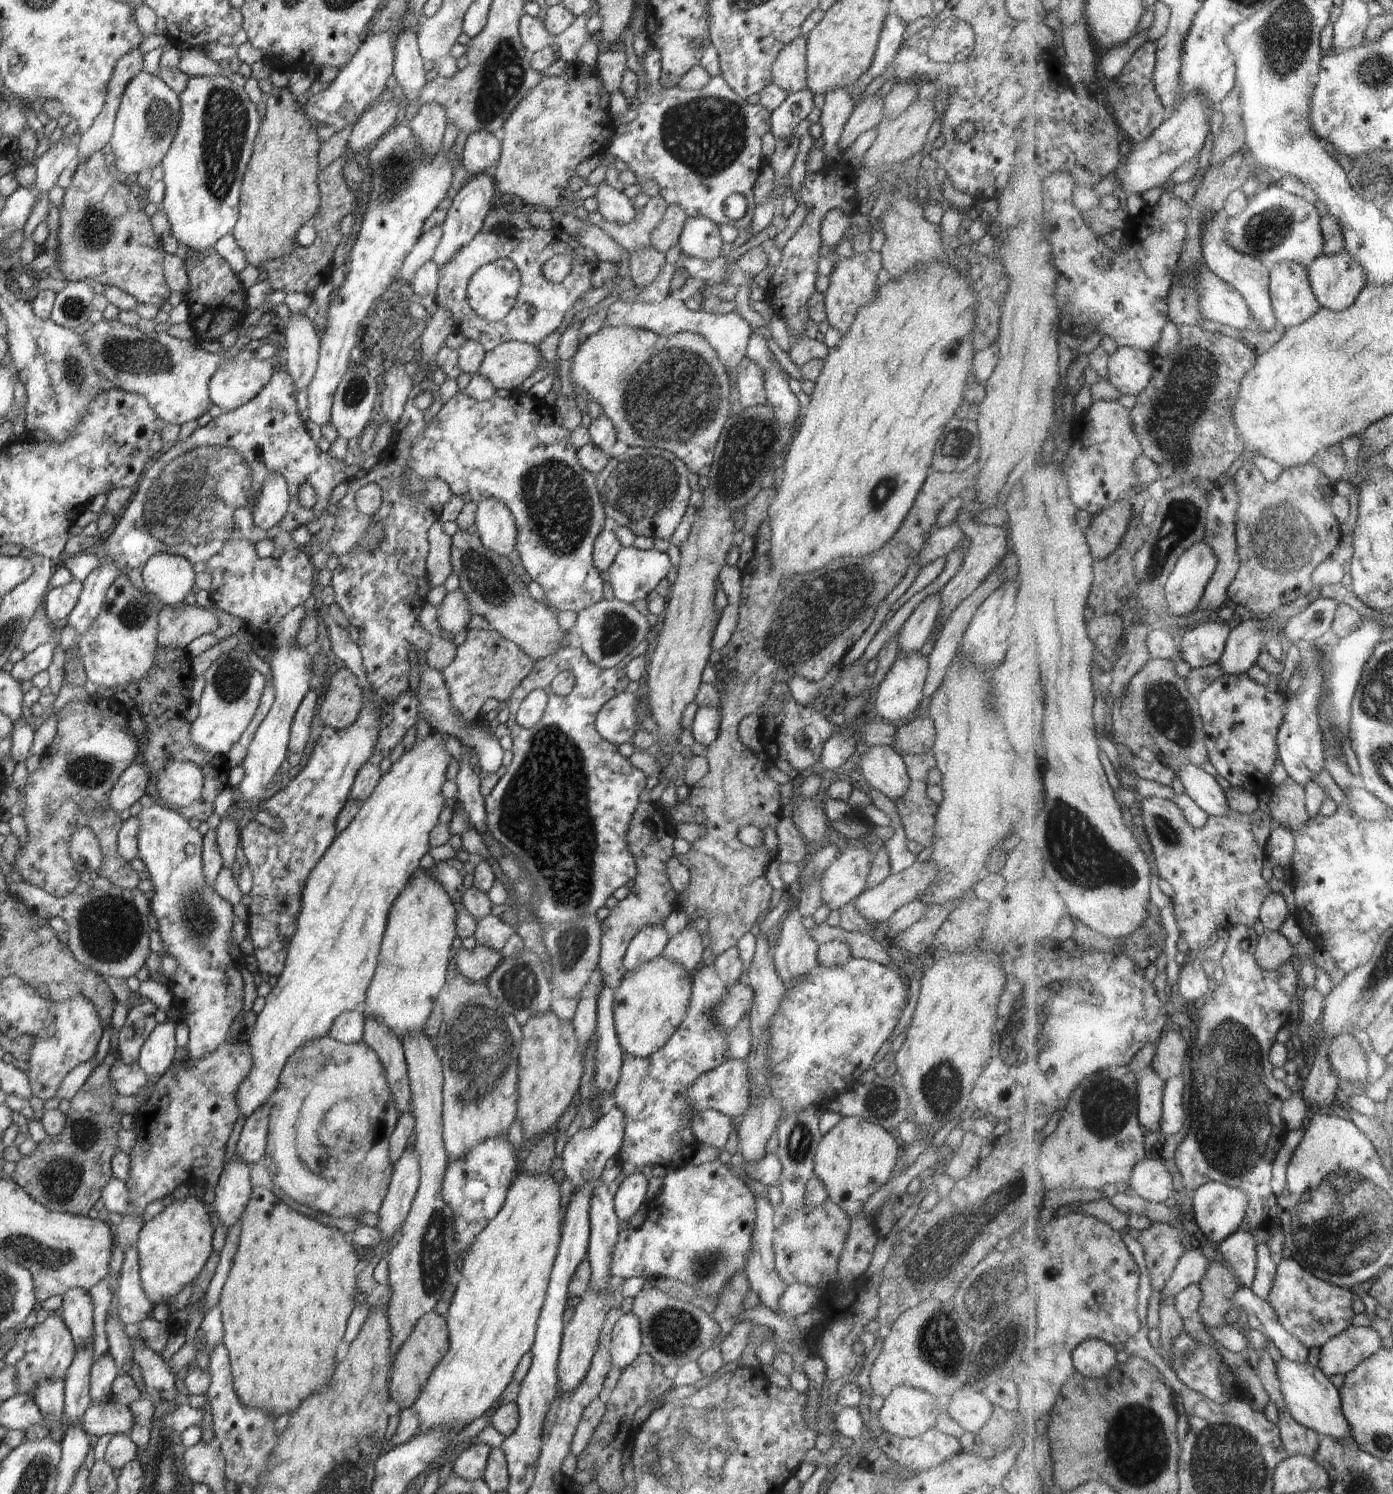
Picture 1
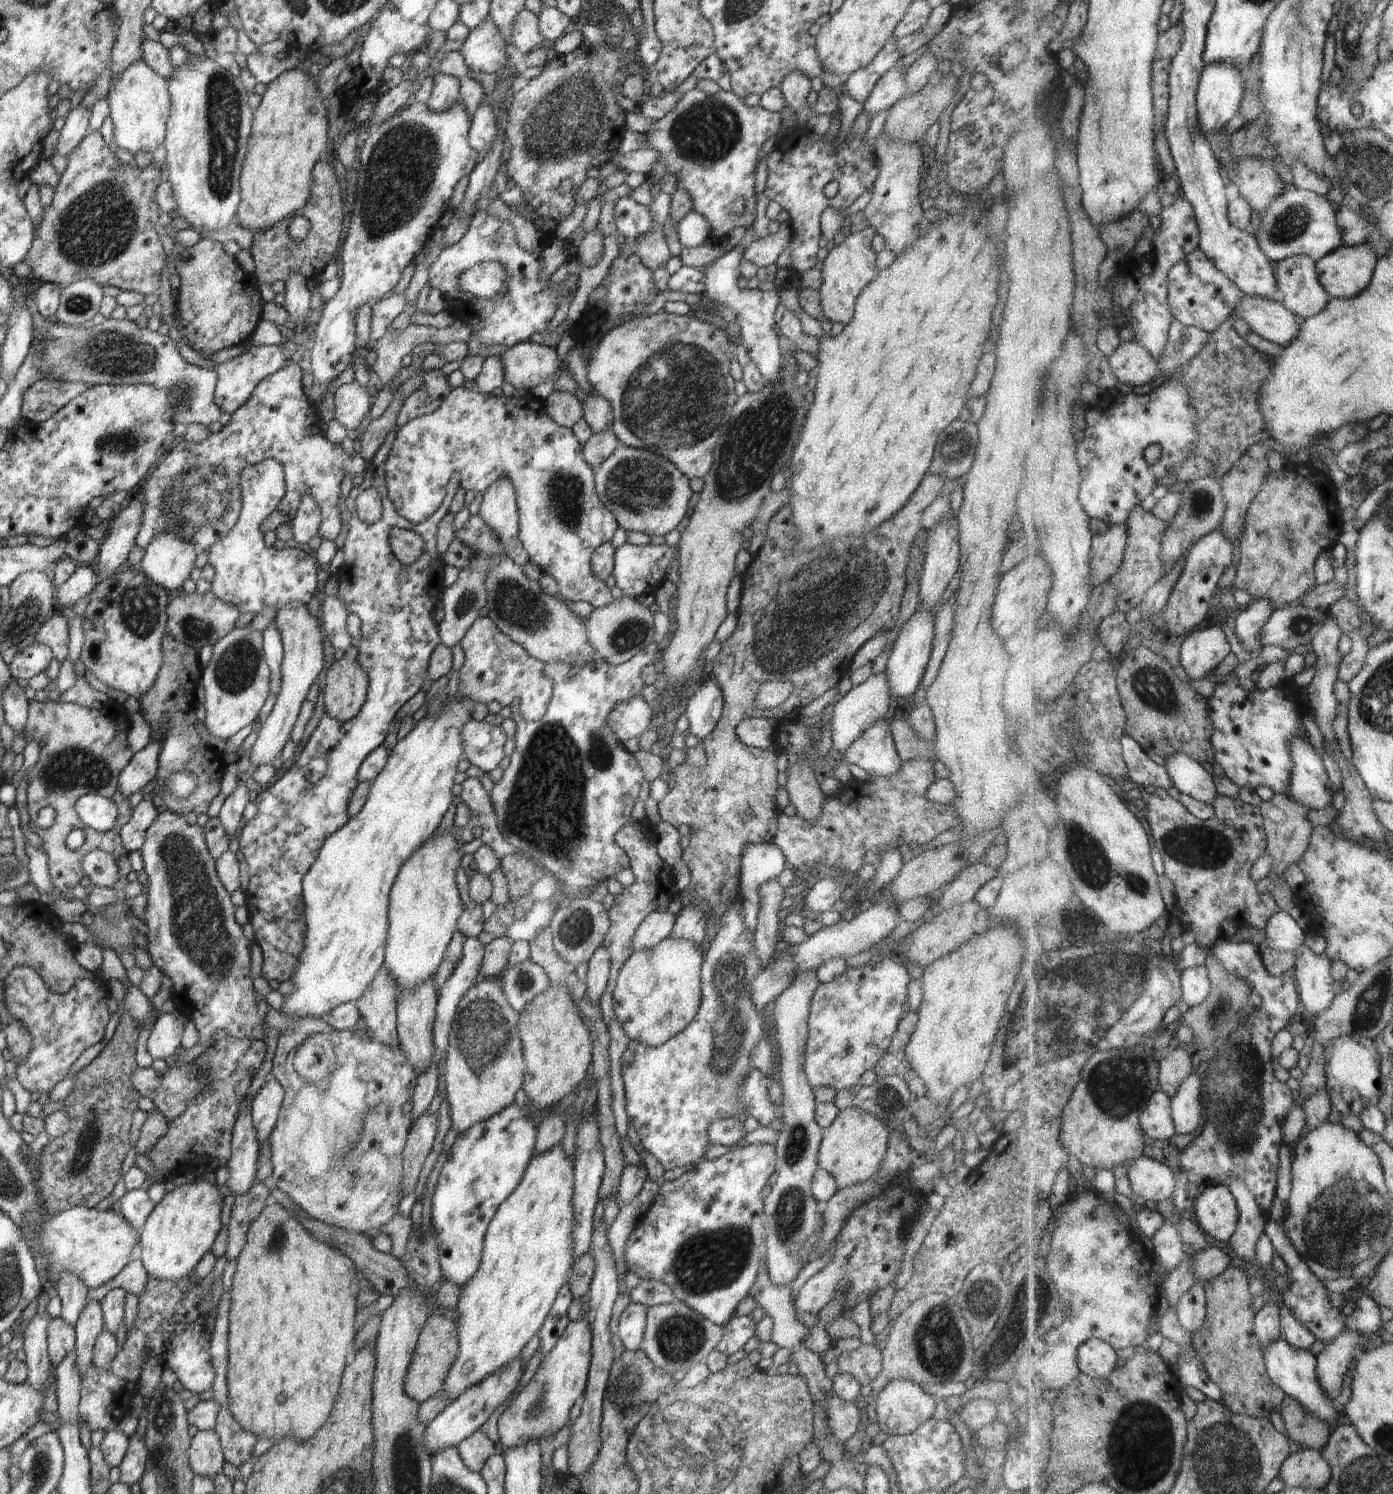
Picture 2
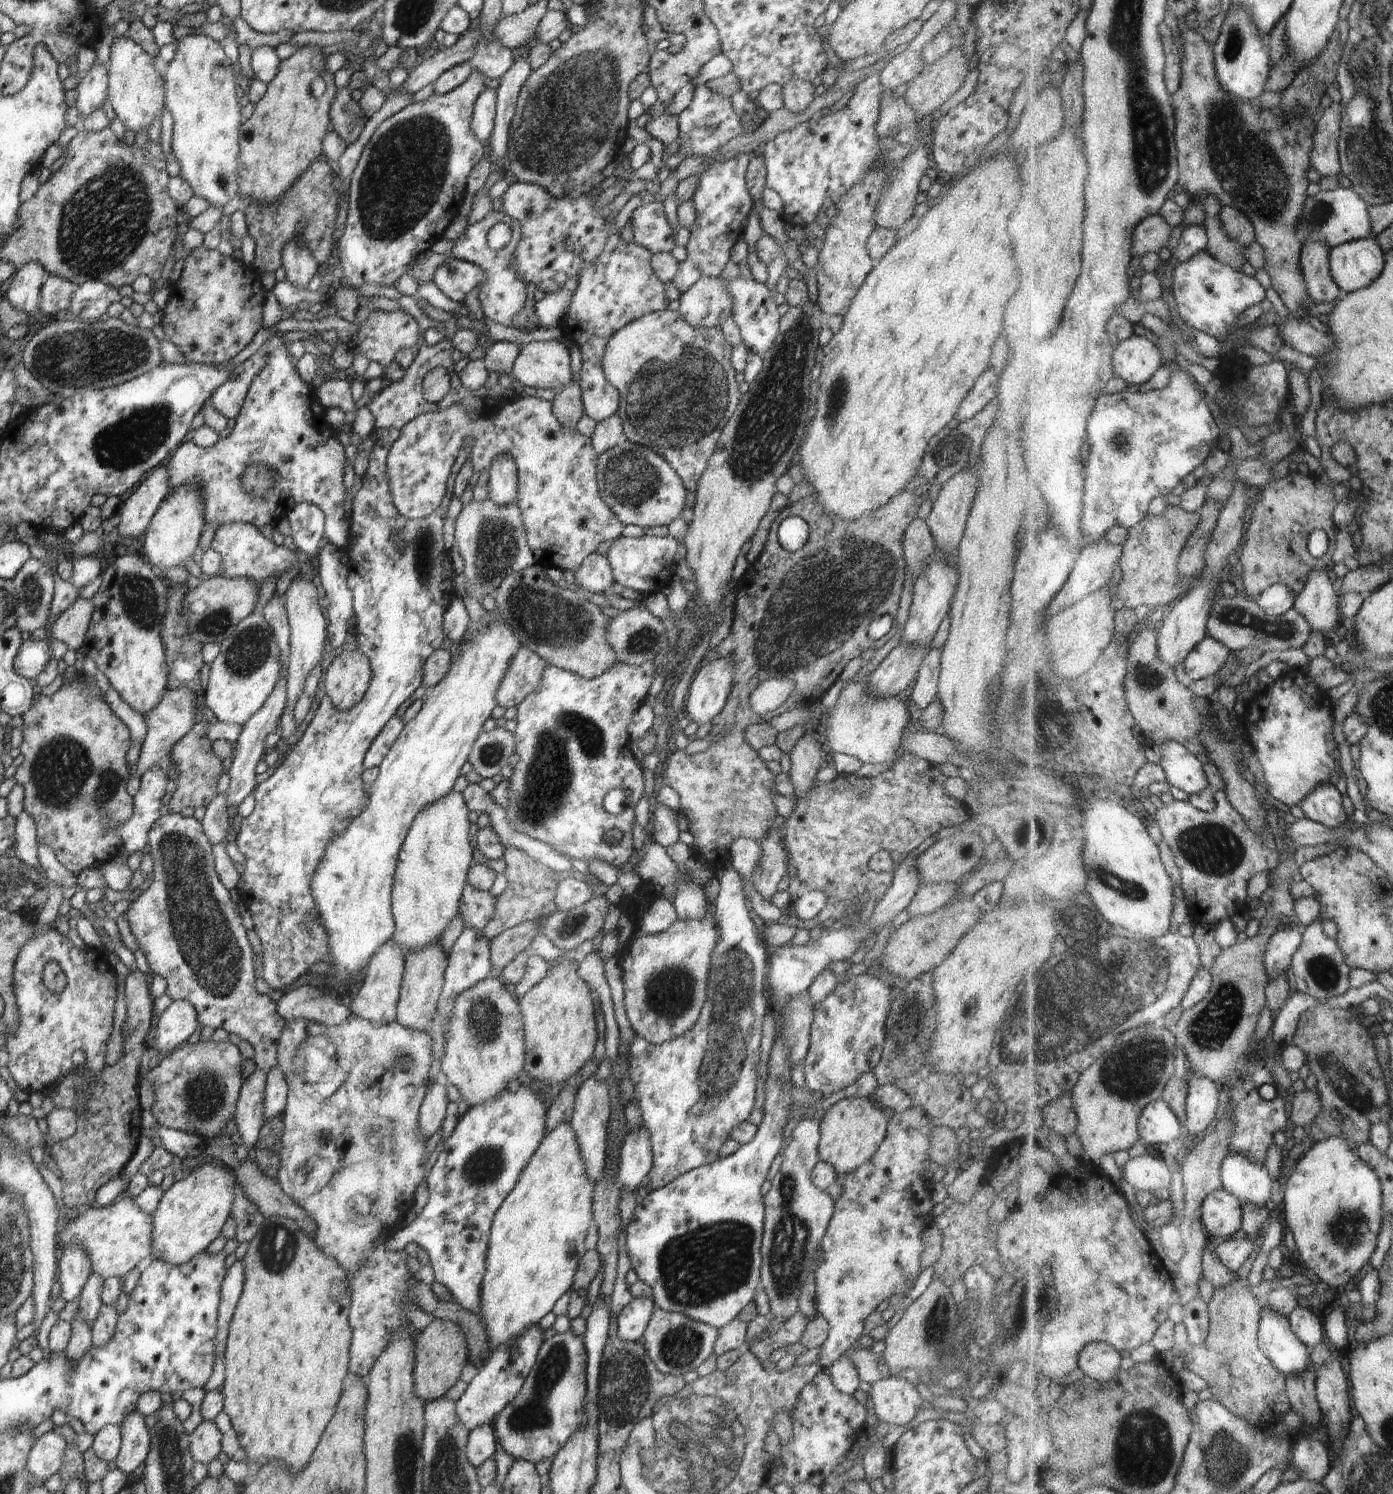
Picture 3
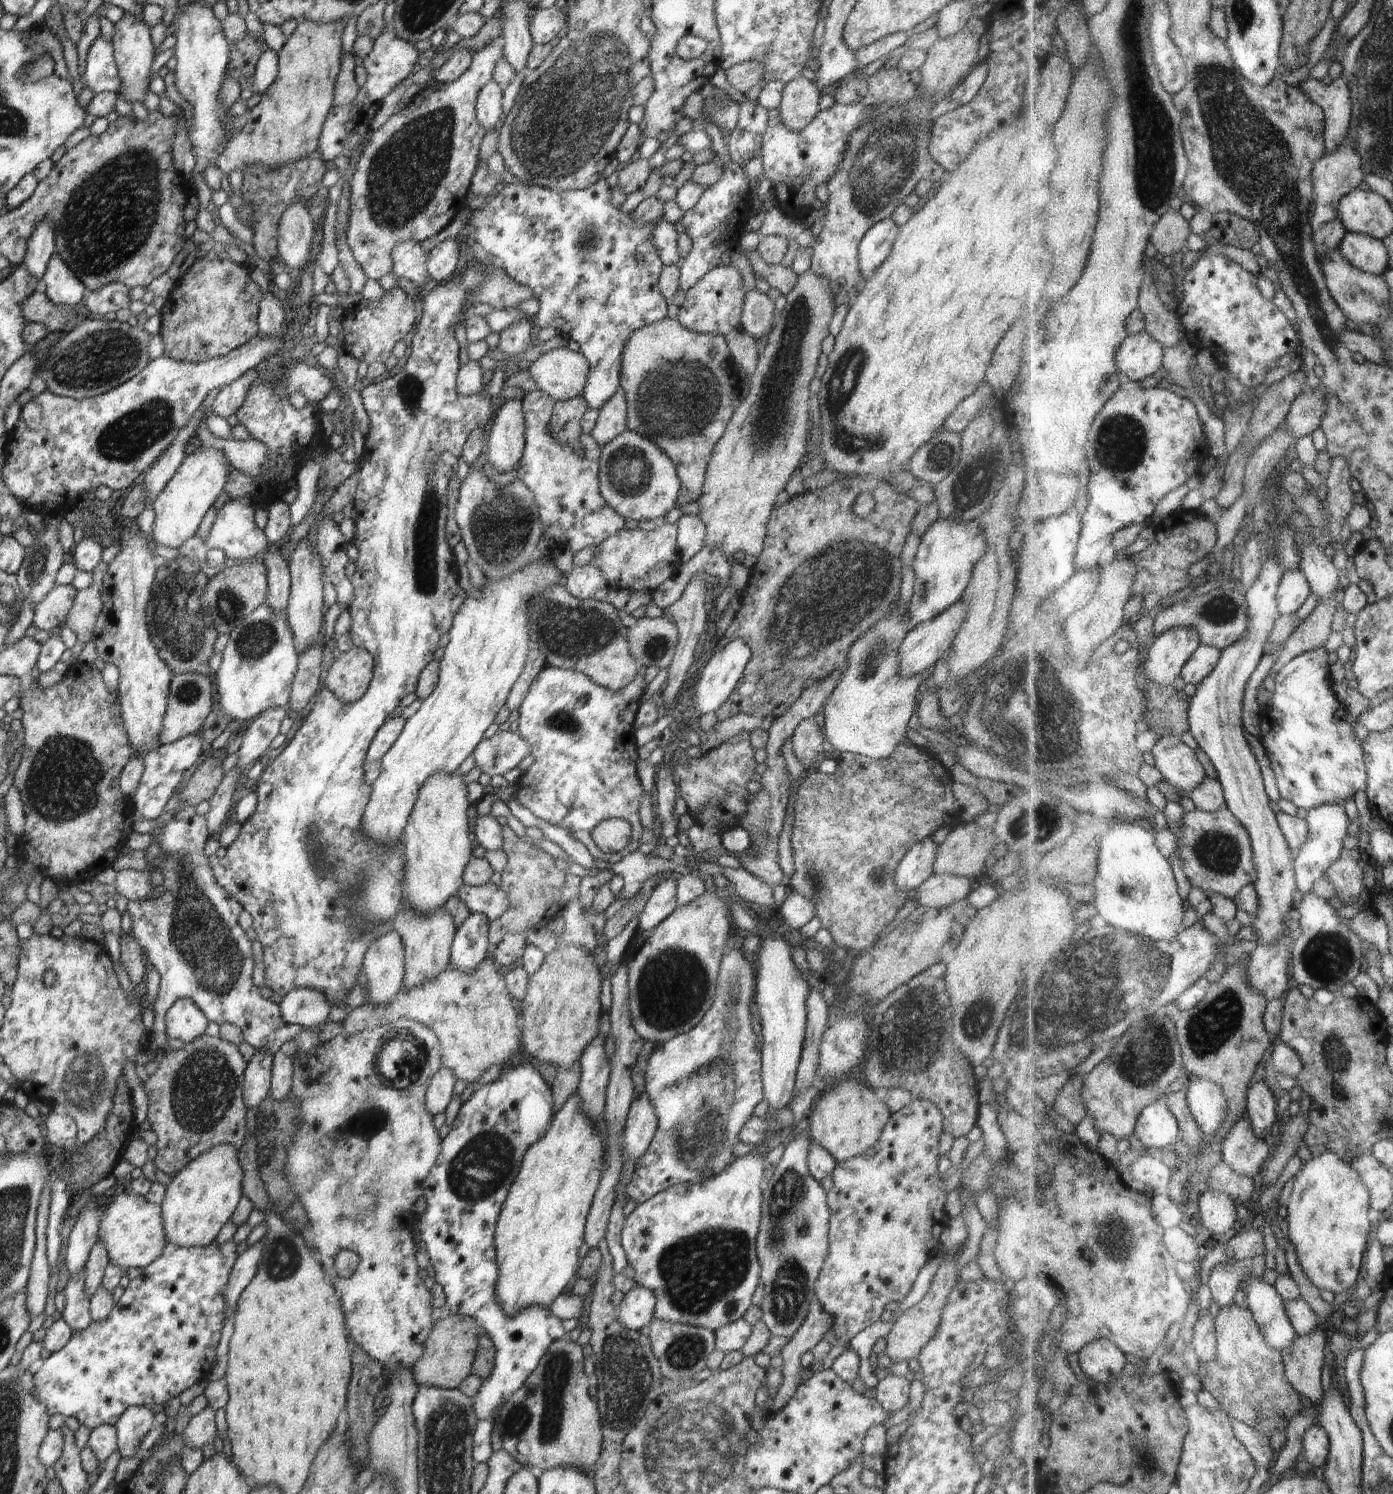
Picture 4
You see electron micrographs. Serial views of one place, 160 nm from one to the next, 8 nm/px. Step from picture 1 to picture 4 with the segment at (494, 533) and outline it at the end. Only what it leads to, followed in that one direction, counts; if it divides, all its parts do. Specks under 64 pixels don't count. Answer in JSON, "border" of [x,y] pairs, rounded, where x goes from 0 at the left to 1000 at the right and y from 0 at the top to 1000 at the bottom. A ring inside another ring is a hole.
{"border":[[[369,266],[363,268],[362,270],[357,274],[353,280],[353,286],[350,292],[350,309],[355,312],[358,317],[365,315],[370,313],[375,305],[377,299],[377,280],[375,276],[375,266]]]}

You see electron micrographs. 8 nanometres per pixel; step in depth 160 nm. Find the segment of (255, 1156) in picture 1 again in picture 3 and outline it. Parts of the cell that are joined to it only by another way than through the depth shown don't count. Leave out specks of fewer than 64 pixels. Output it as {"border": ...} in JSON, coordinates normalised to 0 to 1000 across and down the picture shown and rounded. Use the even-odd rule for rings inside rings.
{"border":[[[198,713],[192,718],[191,722],[189,737],[190,750],[195,750],[195,748],[203,746],[206,740],[207,734],[207,730],[205,724],[204,719],[202,719],[202,716]]]}

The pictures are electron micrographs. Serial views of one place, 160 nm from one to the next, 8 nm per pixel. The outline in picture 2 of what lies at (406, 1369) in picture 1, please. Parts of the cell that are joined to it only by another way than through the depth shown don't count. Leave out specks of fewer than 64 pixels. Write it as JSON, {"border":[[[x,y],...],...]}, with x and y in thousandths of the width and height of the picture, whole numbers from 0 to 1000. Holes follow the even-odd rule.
{"border":[[[308,880],[302,891],[298,906],[290,923],[291,933],[302,940],[304,937],[314,934],[318,930],[318,924],[322,921],[330,904],[328,886],[322,881]]]}

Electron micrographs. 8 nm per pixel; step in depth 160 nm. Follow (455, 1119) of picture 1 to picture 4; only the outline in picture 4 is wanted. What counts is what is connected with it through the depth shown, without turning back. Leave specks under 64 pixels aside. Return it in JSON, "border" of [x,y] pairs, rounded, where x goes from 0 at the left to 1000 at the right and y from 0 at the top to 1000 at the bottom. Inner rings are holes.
{"border":[[[349,641],[342,647],[342,649],[337,651],[333,651],[330,649],[327,646],[323,645],[315,653],[313,653],[310,656],[304,657],[300,660],[298,660],[295,662],[287,662],[285,664],[285,666],[283,666],[281,669],[280,672],[276,671],[275,673],[268,673],[267,671],[264,671],[261,673],[258,673],[256,675],[252,675],[250,676],[250,679],[246,681],[246,683],[243,685],[245,685],[246,688],[246,691],[258,691],[260,691],[261,689],[268,689],[268,687],[273,686],[278,686],[279,685],[283,684],[284,683],[288,682],[289,681],[291,682],[296,682],[296,683],[301,683],[303,685],[305,685],[307,687],[309,687],[312,691],[313,693],[315,695],[317,699],[317,712],[322,714],[328,722],[333,723],[335,726],[337,724],[337,726],[342,726],[342,723],[345,722],[345,720],[349,716],[352,715],[352,714],[355,714],[355,712],[358,712],[358,714],[360,714],[362,711],[365,711],[366,710],[366,705],[369,705],[370,703],[373,701],[372,699],[372,693],[373,693],[374,689],[372,687],[372,679],[368,673],[368,667],[365,666],[365,663],[363,657],[363,653],[360,653],[358,650],[357,645],[351,642]]]}

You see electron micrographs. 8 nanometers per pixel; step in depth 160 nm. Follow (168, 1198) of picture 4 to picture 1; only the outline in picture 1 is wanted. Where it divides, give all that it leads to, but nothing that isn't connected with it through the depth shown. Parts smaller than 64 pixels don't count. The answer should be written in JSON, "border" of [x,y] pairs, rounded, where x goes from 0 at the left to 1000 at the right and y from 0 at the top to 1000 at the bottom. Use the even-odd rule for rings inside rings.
{"border":[[[135,800],[132,803],[124,804],[118,807],[116,812],[113,813],[109,817],[103,819],[98,829],[100,838],[100,853],[101,860],[106,870],[112,874],[120,872],[121,869],[128,866],[134,859],[139,858],[141,853],[146,849],[152,837],[152,827],[154,823],[154,815],[146,803]]]}

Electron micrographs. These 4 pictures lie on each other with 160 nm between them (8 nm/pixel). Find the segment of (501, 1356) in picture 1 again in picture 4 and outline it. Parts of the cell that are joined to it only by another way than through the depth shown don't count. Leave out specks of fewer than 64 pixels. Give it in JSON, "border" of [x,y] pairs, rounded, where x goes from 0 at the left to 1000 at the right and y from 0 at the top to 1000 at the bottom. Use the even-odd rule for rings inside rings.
{"border":[[[413,730],[413,732],[409,733],[398,744],[396,751],[395,752],[395,755],[391,758],[391,760],[376,772],[372,786],[365,797],[364,803],[362,804],[360,810],[358,813],[355,825],[355,834],[358,849],[357,860],[355,861],[356,866],[361,878],[364,880],[367,880],[376,875],[382,873],[394,875],[402,865],[408,864],[409,860],[414,857],[413,854],[415,853],[414,850],[416,845],[416,843],[415,842],[415,837],[416,837],[416,834],[419,833],[420,818],[431,789],[431,783],[434,779],[434,762],[433,752],[429,752],[429,754],[425,749],[421,748],[421,746],[419,744],[418,736]]]}

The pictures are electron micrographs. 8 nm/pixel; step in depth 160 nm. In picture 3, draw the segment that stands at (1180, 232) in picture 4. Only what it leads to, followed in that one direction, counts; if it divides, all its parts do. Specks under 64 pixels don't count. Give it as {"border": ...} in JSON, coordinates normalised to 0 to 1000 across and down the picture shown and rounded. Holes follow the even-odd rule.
{"border":[[[826,144],[818,149],[814,159],[814,171],[823,171],[826,169],[833,169],[836,165],[838,165],[841,159],[840,149],[834,144]]]}

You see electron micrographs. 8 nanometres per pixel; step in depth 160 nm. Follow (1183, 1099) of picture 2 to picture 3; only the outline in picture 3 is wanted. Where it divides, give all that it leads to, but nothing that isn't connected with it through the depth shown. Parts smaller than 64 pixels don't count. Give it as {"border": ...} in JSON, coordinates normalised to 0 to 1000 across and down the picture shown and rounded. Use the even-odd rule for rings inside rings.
{"border":[[[864,720],[854,724],[852,744],[854,749],[851,757],[858,759],[861,762],[873,750],[876,743],[876,730],[878,730],[871,722]]]}

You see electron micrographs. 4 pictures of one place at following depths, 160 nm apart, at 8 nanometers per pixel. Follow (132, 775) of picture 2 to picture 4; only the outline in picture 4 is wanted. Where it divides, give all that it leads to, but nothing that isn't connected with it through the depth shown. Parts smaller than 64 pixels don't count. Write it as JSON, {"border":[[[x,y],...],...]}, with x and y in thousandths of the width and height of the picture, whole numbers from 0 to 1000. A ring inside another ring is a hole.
{"border":[[[144,450],[126,451],[121,461],[120,476],[118,479],[114,496],[116,499],[129,495],[131,493],[142,491],[152,475],[152,462],[150,453]]]}

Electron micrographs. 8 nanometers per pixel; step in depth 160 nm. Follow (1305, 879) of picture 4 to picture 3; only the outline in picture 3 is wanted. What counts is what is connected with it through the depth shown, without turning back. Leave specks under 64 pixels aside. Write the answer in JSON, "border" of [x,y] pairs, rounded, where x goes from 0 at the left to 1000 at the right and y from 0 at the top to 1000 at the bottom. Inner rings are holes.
{"border":[[[957,525],[949,525],[934,538],[934,541],[935,546],[955,555],[961,555],[969,549],[963,530]]]}

